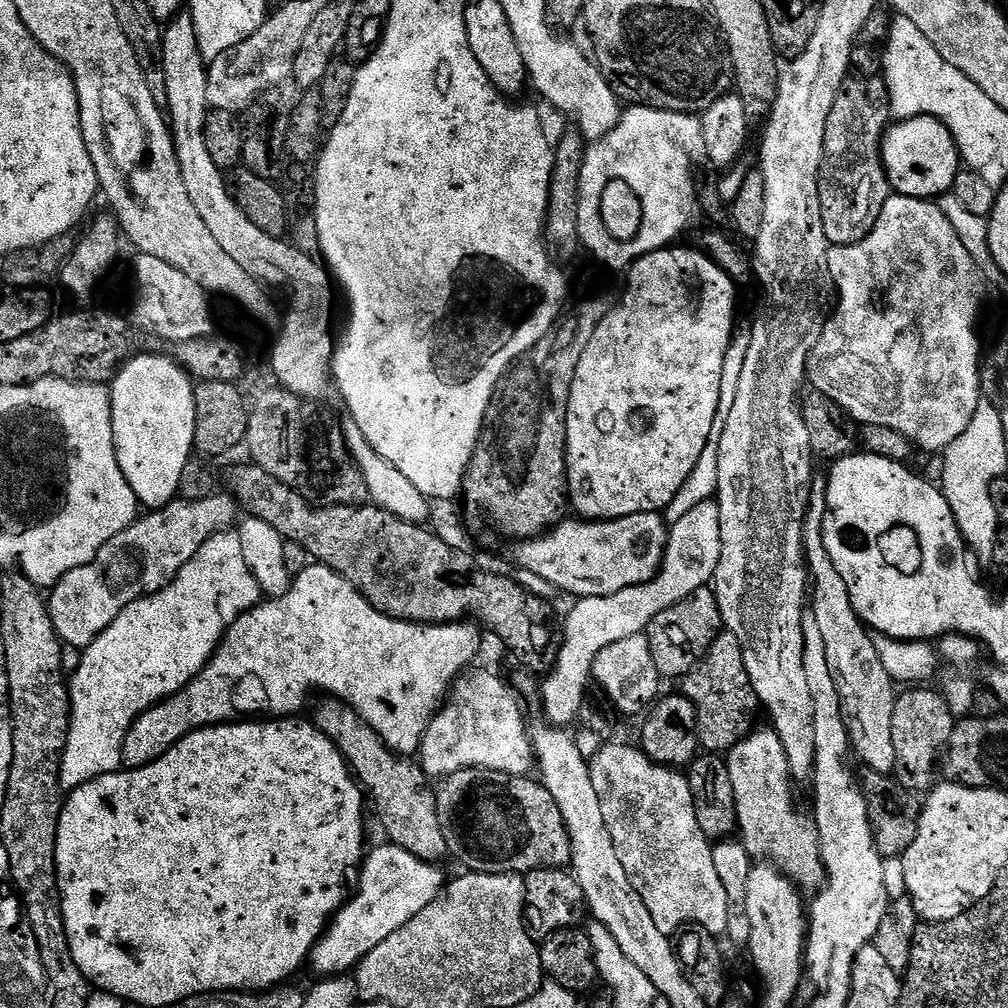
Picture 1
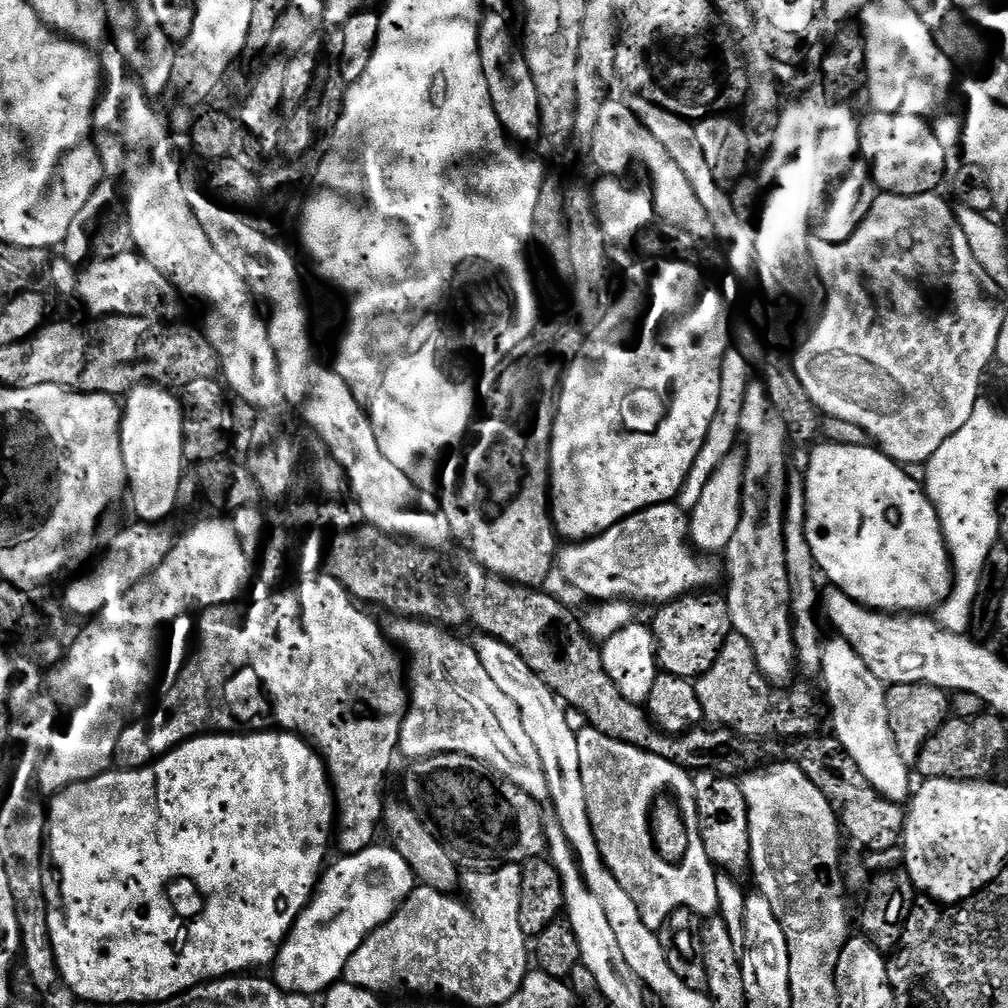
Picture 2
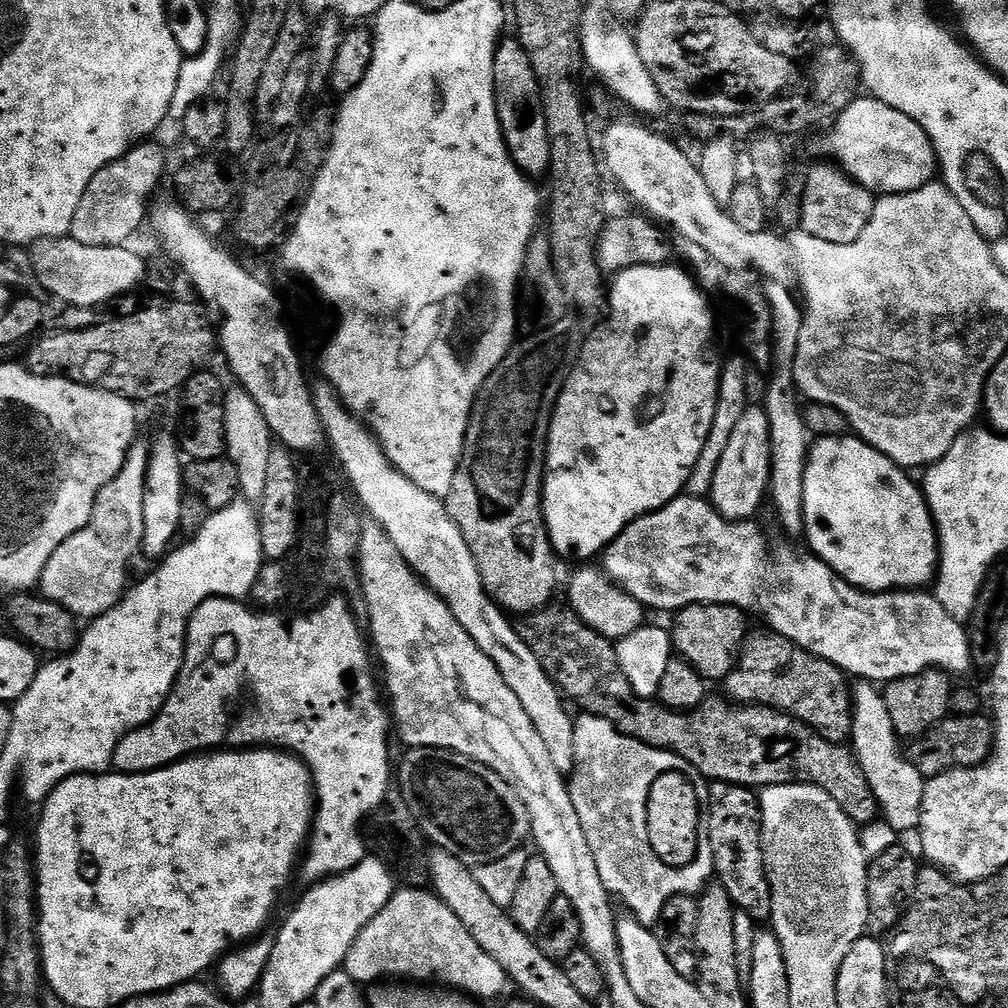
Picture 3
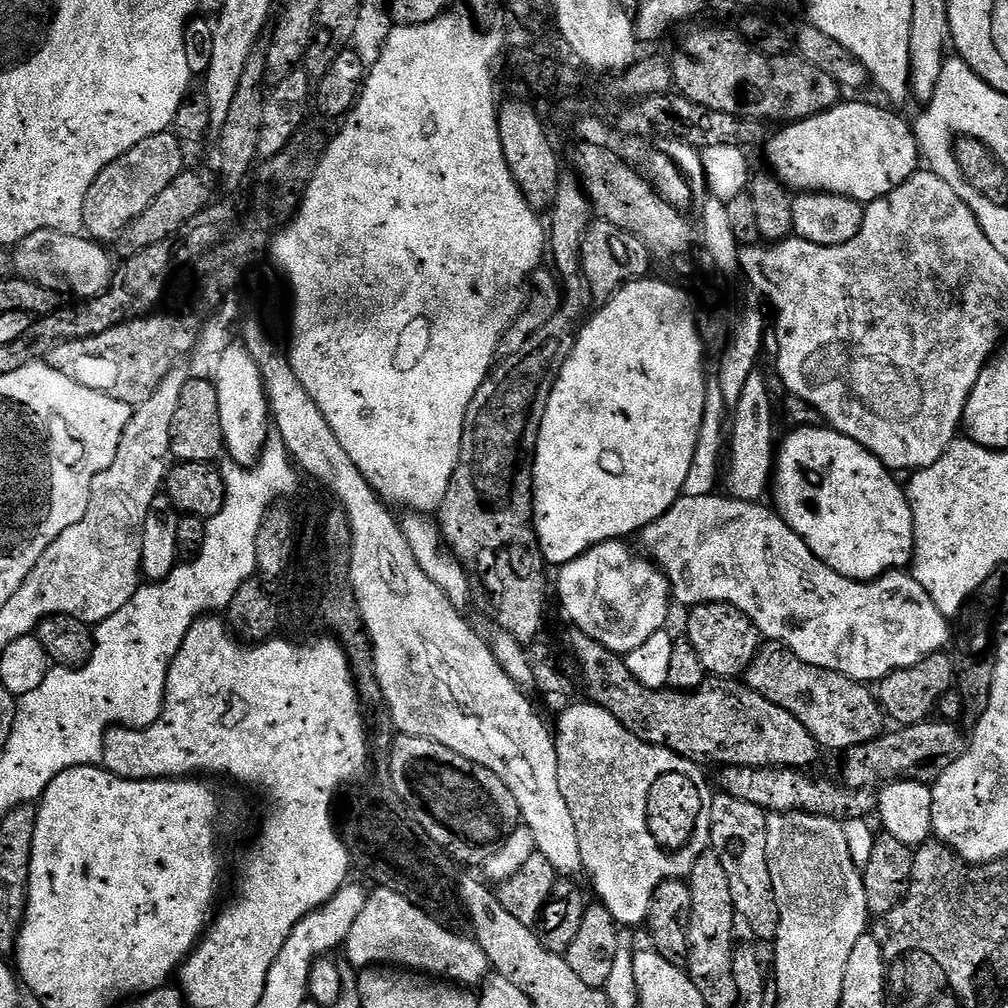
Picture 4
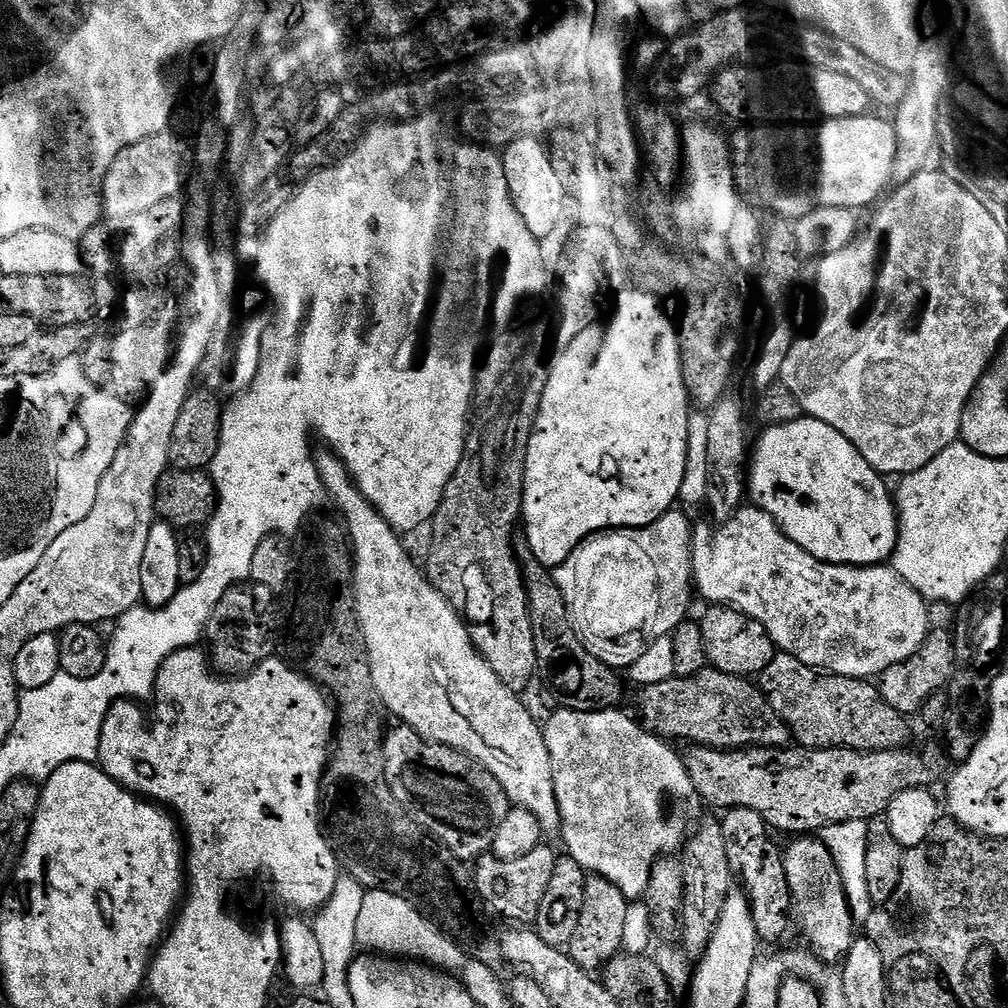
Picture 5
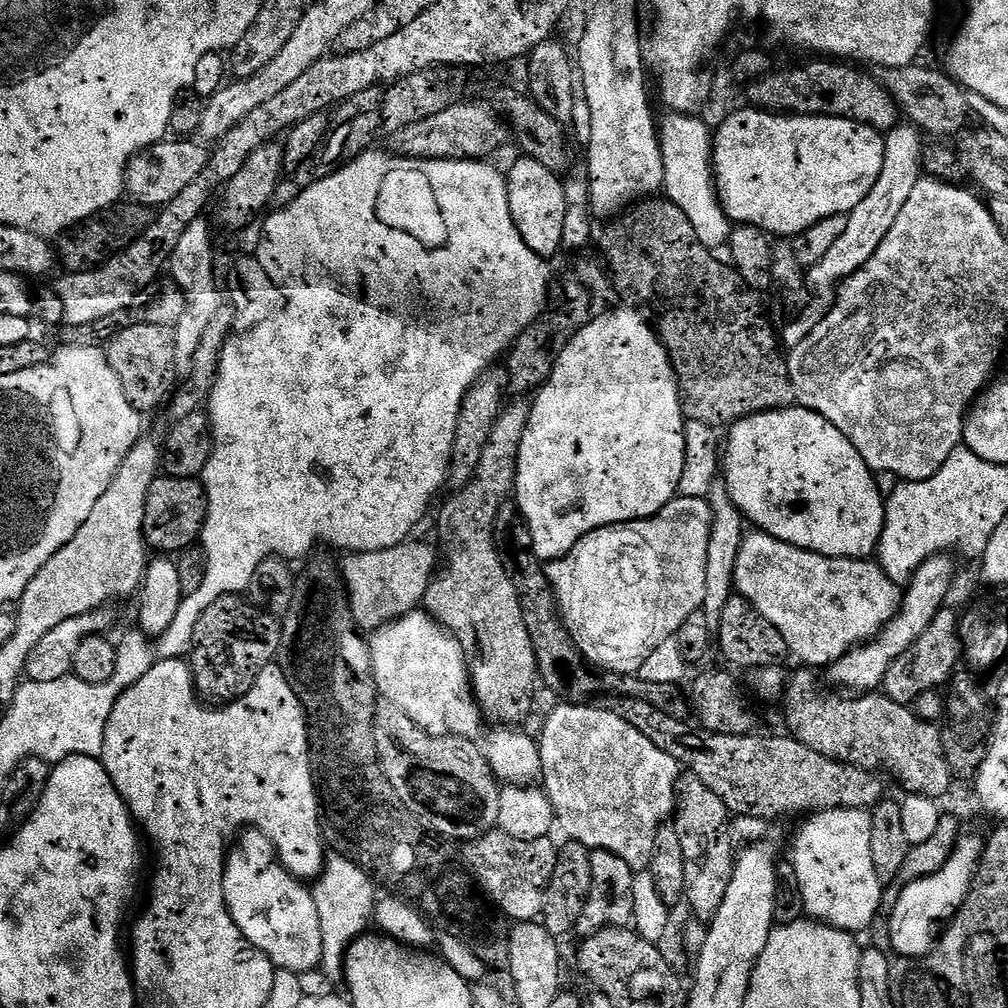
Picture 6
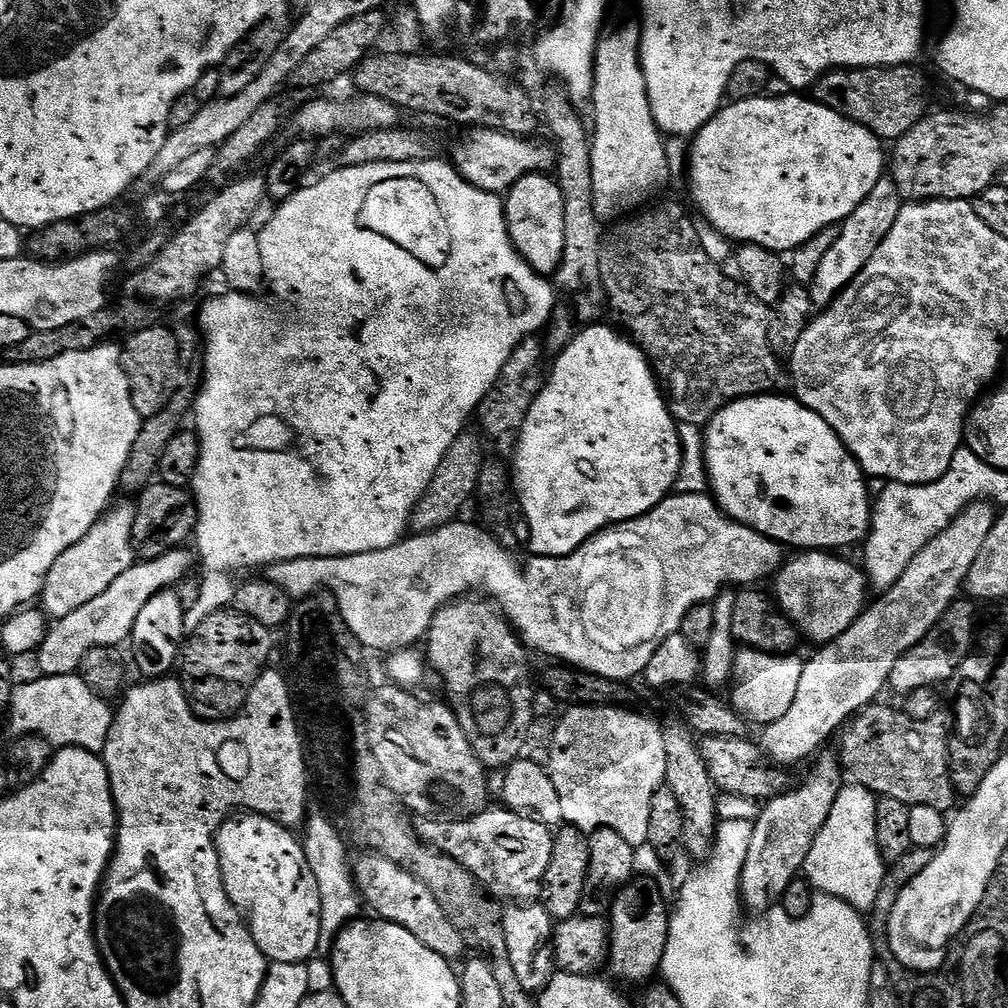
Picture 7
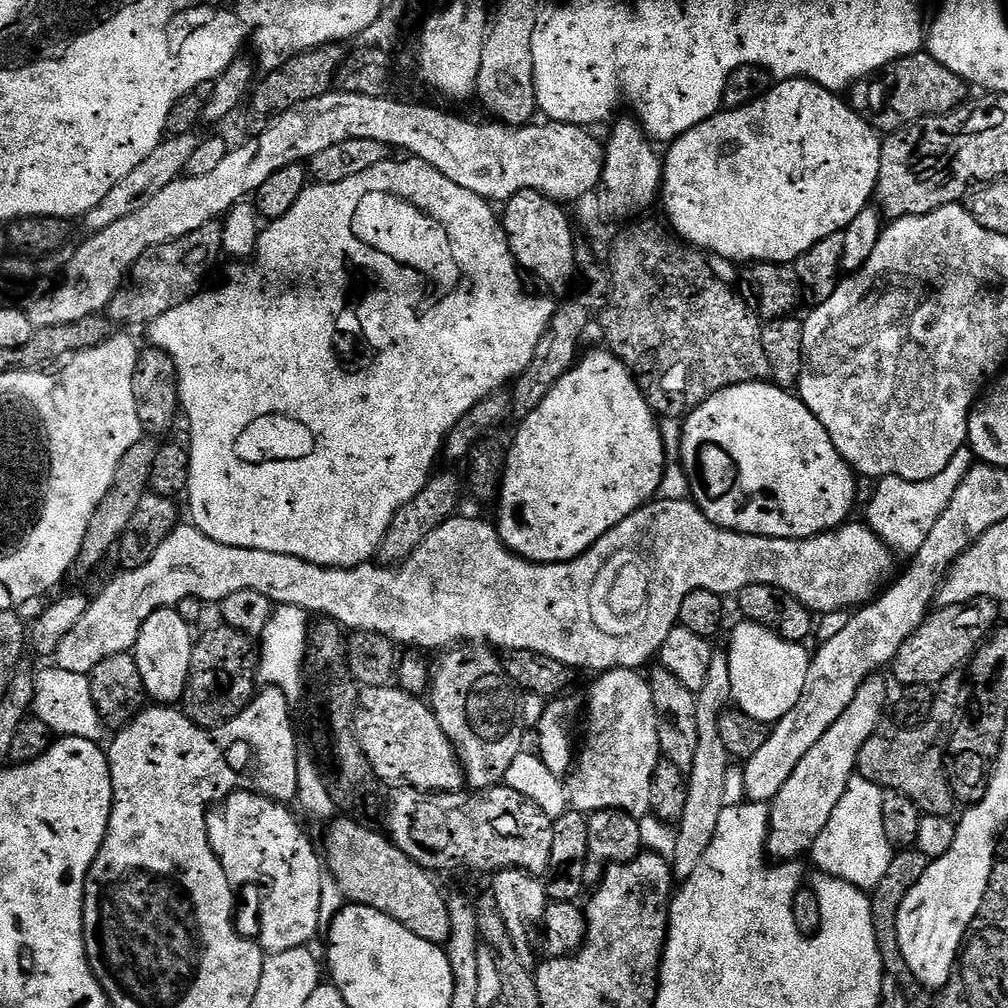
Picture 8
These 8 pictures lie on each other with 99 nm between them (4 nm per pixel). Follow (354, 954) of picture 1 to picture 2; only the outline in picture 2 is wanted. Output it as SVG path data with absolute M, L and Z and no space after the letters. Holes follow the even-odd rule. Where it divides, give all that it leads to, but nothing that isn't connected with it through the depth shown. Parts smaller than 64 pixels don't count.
M373 846L358 854L347 854L339 857L337 864L329 863L321 875L316 895L302 910L302 914L289 930L284 944L274 961L271 979L283 992L297 992L303 996L319 997L328 991L344 975L346 962L350 962L350 954L362 946L362 942L374 930L378 930L404 904L404 900L417 887L416 875L410 870L406 858L398 854L391 846Z

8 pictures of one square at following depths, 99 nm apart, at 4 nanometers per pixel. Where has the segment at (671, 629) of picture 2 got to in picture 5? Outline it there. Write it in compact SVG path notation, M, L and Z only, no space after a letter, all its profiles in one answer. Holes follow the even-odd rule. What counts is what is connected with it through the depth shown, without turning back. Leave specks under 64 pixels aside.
M712 606L707 610L709 612L699 617L698 623L702 630L702 640L706 642L706 654L711 667L726 674L752 678L770 666L778 649L762 622L731 606Z

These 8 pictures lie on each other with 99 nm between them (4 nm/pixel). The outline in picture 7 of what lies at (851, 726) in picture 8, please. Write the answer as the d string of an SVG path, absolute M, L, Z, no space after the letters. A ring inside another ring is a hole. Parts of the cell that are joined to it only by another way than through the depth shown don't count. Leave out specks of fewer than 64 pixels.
M835 755L823 756L815 761L817 764L812 773L796 789L793 787L767 801L752 825L750 851L746 853L746 866L742 866L740 898L743 907L753 908L753 913L759 914L773 907L783 897L790 882L797 879L810 848L814 846L815 836L822 830L839 796L842 787L839 759Z

